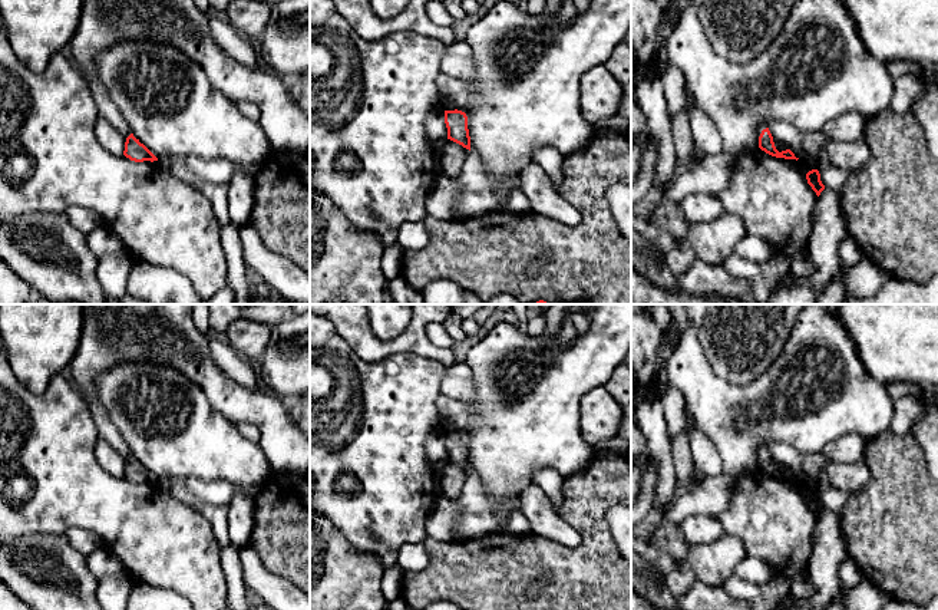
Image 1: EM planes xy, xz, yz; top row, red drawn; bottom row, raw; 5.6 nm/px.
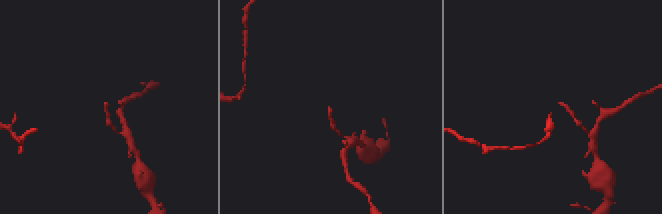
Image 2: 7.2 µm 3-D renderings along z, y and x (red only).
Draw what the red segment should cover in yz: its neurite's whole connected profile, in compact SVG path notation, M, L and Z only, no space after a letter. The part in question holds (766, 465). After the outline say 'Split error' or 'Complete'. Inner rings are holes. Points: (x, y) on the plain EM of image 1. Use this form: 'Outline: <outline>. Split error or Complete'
Outline: M769 449L763 451L759 458L759 469L764 472L766 475L776 478L776 479L785 479L785 481L799 481L795 478L795 475L790 471L779 474L774 468L773 458L769 452Z. Complete

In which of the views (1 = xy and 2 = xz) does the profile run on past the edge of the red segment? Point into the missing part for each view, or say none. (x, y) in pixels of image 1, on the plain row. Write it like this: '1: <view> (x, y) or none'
1: none
2: none

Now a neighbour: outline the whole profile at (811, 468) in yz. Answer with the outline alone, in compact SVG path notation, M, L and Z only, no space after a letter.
M770 442L767 449L772 458L786 466L796 479L805 481L813 491L822 492L829 488L826 475L826 458L822 452L816 455L800 455L785 442Z

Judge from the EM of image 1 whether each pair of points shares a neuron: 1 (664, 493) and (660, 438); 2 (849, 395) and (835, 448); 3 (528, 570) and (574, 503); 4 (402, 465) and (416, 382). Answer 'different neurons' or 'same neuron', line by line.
1: same neuron
2: different neurons
3: same neuron
4: same neuron

